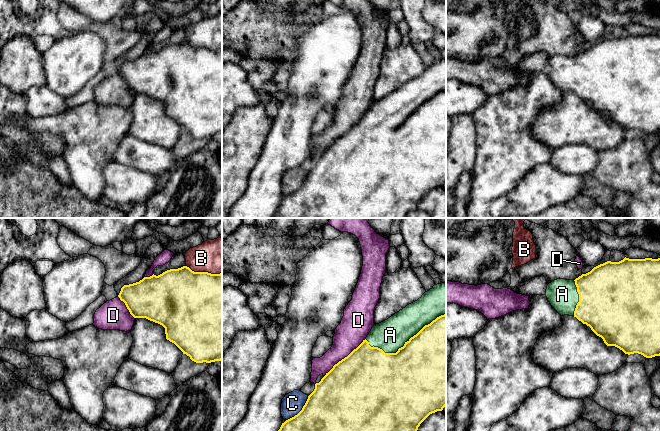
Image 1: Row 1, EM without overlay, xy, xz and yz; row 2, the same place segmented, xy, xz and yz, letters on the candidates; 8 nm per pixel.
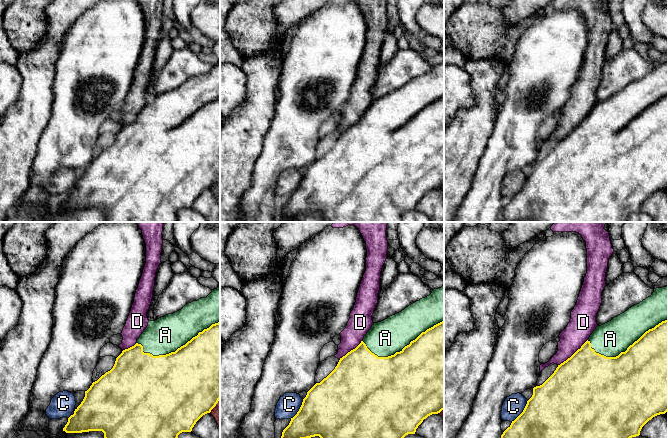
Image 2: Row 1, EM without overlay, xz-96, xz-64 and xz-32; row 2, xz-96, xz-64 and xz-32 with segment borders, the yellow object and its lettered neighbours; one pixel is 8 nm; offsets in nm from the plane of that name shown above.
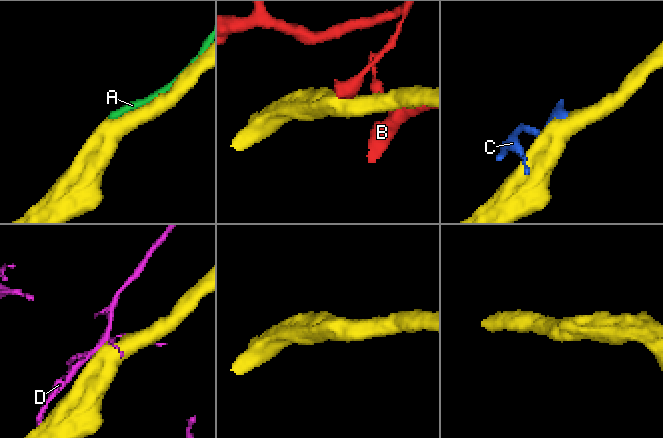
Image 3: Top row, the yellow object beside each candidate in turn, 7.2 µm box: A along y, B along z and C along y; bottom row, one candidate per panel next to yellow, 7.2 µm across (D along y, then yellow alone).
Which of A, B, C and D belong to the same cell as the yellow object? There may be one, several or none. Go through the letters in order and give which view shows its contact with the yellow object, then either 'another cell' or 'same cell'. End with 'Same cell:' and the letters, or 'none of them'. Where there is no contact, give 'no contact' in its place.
A: contact in xz; same cell
B: contact in xy; another cell
C: contact in xz; another cell
D: contact in xz; another cell
Same cell: A

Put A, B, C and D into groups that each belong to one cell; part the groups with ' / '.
A / B / C / D

